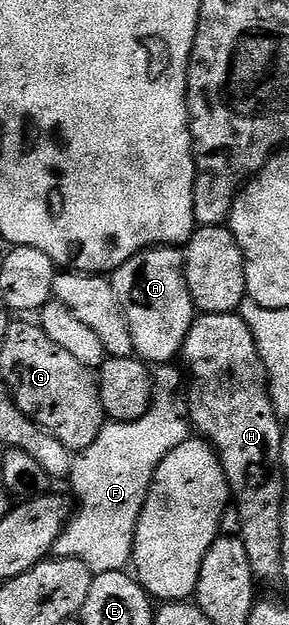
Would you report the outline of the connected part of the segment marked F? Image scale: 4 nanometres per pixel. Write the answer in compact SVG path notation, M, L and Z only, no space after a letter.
M167 364L153 371L154 399L148 412L144 412L140 420L107 421L102 427L100 436L96 436L96 444L92 444L75 457L68 485L74 489L73 501L76 505L73 507L70 521L66 523L66 530L54 541L53 557L80 560L90 569L91 575L126 570L131 565L134 556L136 524L140 520L140 512L144 508L144 500L150 490L156 468L160 460L164 460L164 456L172 452L172 448L180 448L180 444L184 444L192 437L192 427L183 407L179 403L178 406L174 403L177 398L179 401L180 391L184 386L183 375L181 378L176 367L177 365Z

